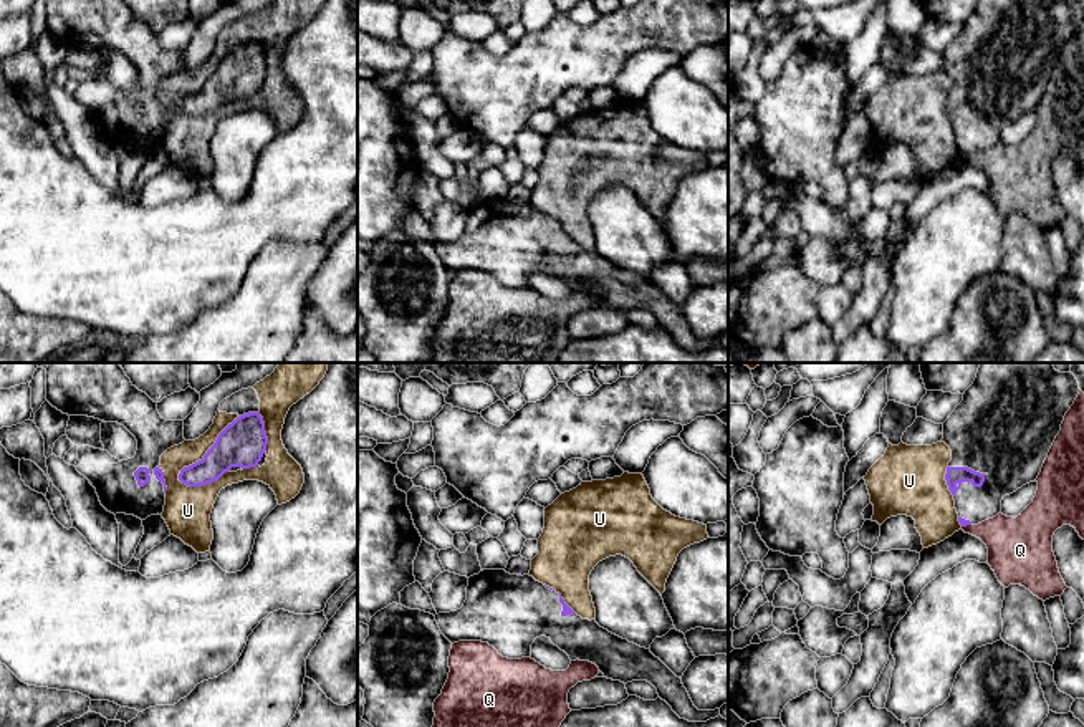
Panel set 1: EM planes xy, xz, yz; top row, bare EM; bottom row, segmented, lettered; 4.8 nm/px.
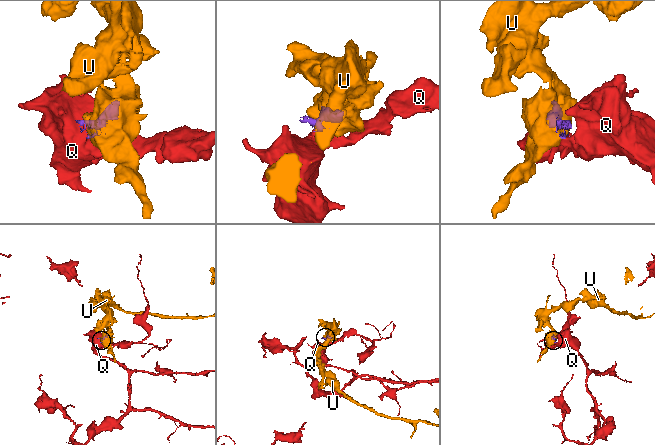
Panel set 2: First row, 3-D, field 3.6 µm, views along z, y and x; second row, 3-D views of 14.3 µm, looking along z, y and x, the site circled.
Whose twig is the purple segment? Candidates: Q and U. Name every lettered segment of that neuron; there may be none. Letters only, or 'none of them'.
none of them

